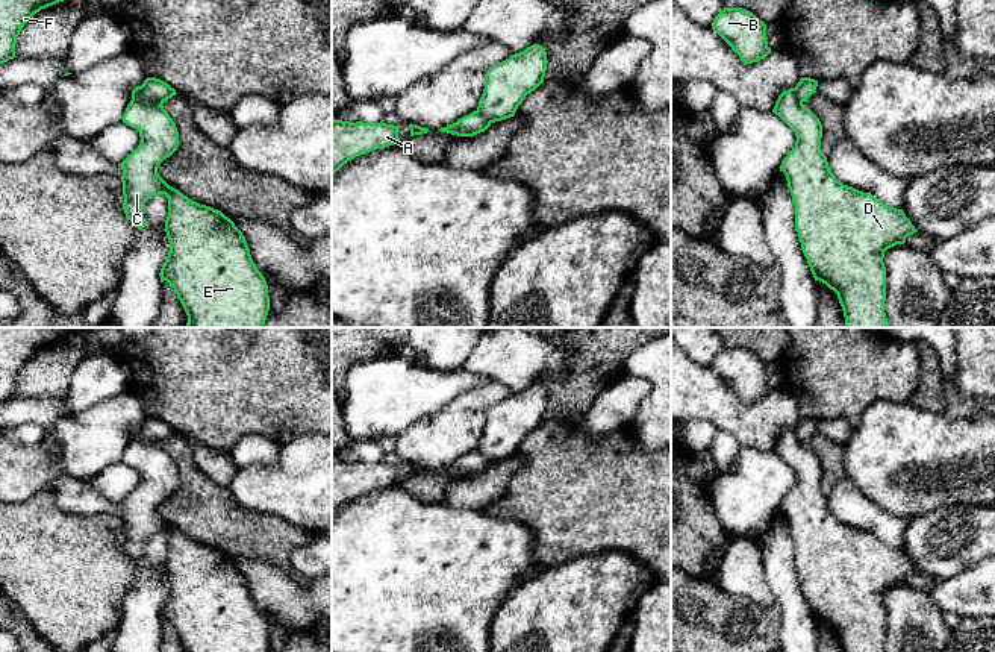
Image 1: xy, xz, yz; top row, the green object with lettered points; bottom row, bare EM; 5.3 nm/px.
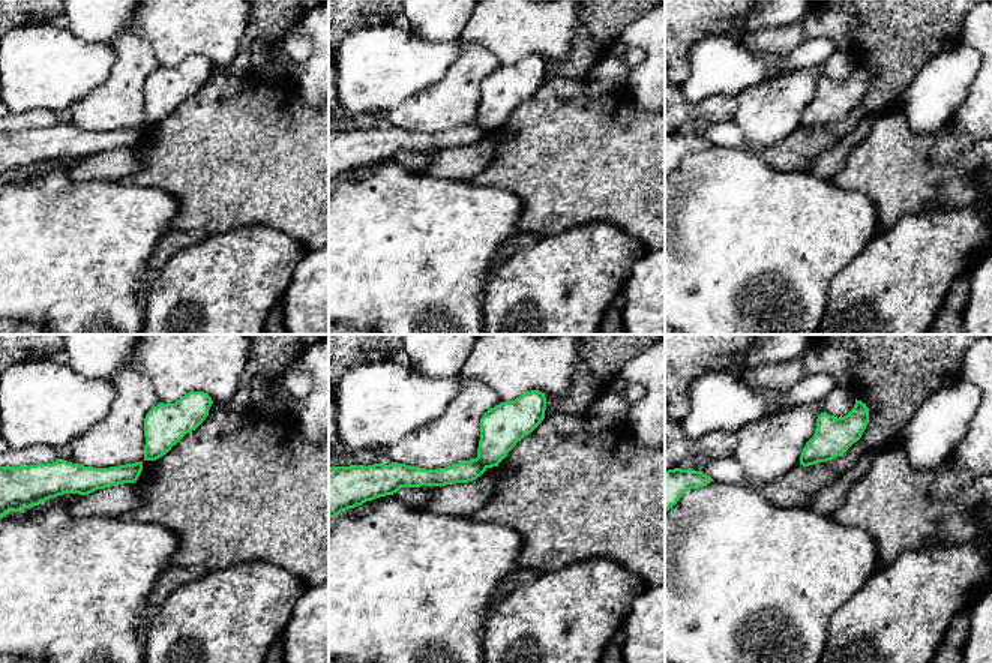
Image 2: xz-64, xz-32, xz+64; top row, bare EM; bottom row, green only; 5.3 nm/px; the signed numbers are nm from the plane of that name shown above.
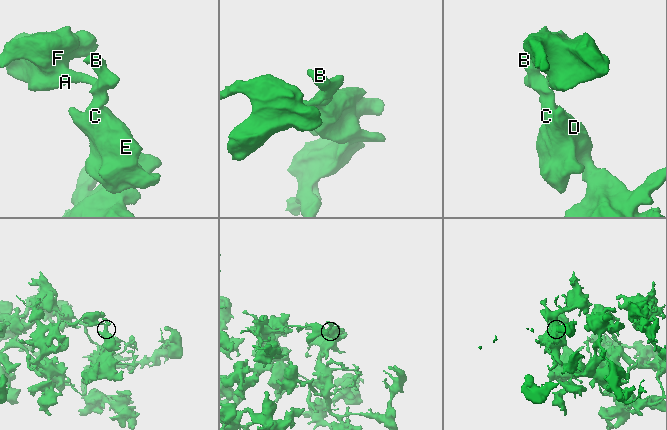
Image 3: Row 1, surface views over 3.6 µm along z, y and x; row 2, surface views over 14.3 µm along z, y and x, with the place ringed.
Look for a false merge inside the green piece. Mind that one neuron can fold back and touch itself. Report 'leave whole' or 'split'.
leave whole

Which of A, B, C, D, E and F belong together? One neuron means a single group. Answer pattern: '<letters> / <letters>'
A B C D E F

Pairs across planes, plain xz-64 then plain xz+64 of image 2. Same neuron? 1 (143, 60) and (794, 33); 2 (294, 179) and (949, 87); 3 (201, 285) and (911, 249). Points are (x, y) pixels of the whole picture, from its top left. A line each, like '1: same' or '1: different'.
1: different
2: different
3: same

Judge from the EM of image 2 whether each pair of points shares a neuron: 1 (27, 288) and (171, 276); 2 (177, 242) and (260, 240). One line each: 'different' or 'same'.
1: different
2: different

